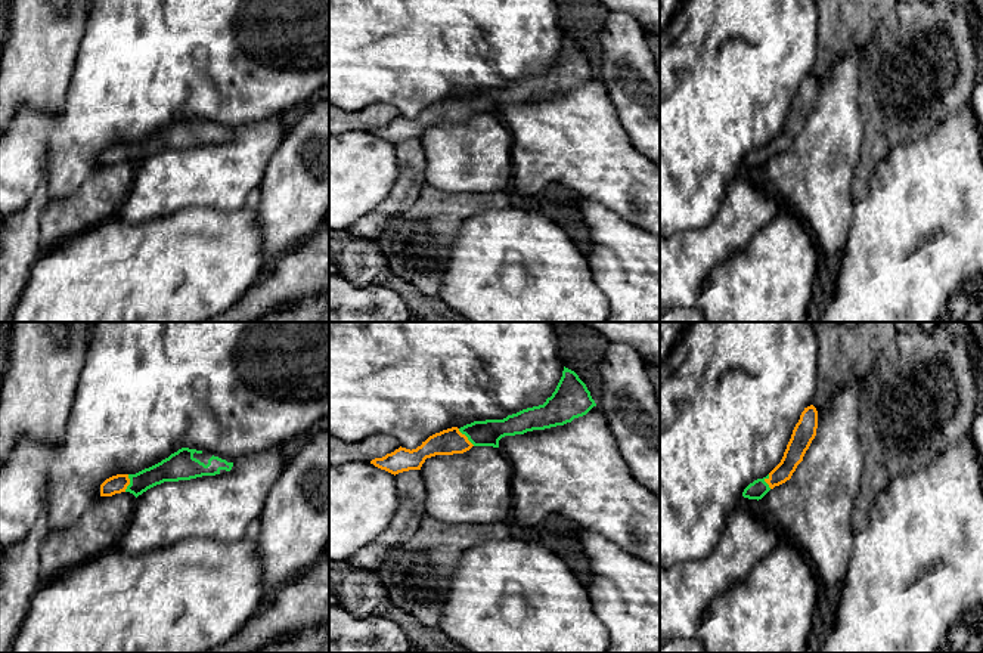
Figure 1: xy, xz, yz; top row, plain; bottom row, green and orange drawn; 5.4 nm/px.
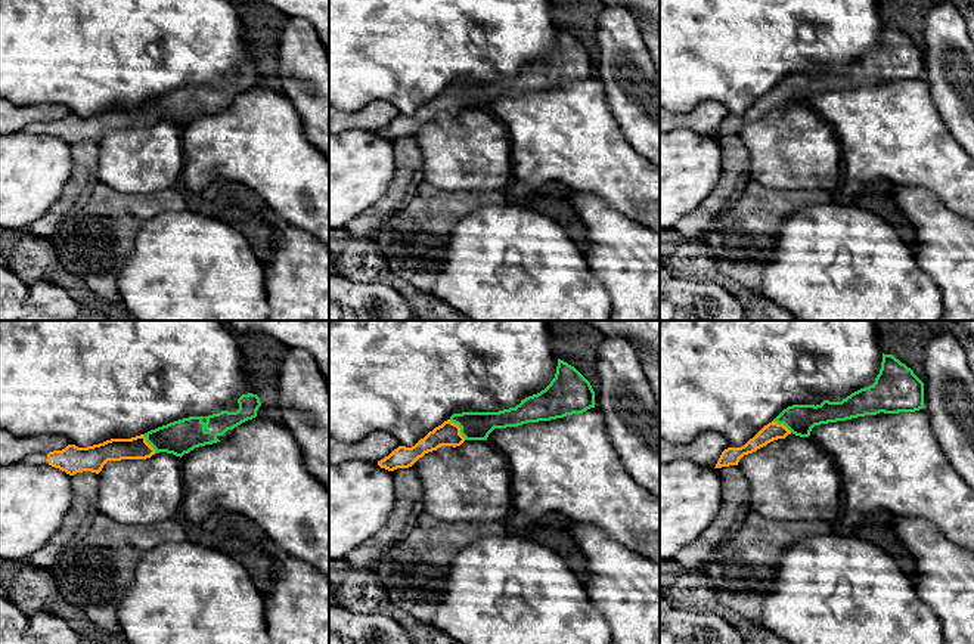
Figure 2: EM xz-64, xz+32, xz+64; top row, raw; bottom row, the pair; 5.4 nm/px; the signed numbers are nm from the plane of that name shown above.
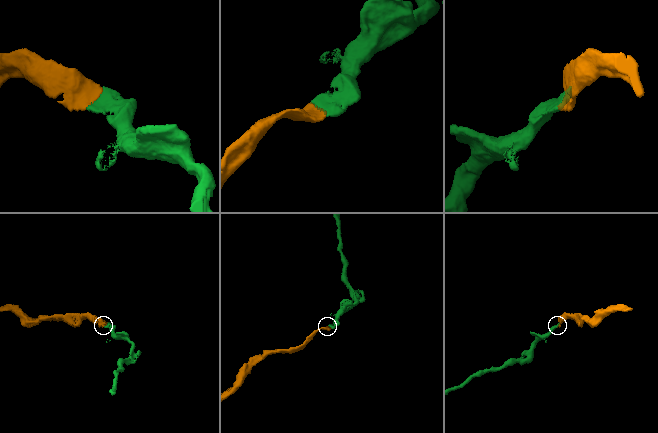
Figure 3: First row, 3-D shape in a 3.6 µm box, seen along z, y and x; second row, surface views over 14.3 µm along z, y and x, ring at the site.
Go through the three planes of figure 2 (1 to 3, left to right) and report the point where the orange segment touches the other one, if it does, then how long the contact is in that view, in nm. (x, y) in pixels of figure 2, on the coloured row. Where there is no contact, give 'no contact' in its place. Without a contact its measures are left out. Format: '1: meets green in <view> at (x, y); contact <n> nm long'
1: meets green in xz-64 at (148, 442); contact 130 nm long
2: meets green in xz+32 at (461, 429); contact 140 nm long
3: meets green in xz+64 at (782, 423); contact 120 nm long

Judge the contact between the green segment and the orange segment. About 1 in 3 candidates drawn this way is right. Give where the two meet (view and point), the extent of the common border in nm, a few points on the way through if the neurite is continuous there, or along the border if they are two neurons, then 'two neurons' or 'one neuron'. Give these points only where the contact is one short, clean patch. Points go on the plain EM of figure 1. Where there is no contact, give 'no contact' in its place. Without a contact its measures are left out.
meets green in xz at (467, 105); contact 130 nm long; runs through xz (480, 102), (467, 105), (447, 111); one neuron

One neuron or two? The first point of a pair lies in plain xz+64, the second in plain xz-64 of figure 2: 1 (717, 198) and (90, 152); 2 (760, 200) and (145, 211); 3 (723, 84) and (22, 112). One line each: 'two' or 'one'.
1: one
2: one
3: two

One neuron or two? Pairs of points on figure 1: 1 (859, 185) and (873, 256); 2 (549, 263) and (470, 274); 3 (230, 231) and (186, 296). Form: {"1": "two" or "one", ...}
{"1": "two", "2": "one", "3": "one"}

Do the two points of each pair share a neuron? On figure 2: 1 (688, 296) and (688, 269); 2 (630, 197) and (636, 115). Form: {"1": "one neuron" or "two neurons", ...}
{"1": "two neurons", "2": "two neurons"}

